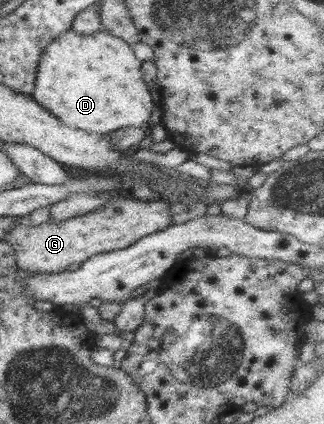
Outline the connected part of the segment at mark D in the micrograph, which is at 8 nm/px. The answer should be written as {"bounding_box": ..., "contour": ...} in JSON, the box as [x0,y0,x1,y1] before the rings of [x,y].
{"bounding_box":[30,30,156,135],"contour":[[[73,30],[65,31],[60,33],[57,37],[53,38],[53,41],[45,47],[42,51],[41,57],[39,58],[38,68],[36,71],[36,78],[34,81],[33,91],[30,96],[37,102],[39,107],[43,107],[45,111],[48,111],[53,117],[57,118],[63,125],[67,127],[75,127],[89,133],[97,135],[108,135],[116,129],[121,129],[123,127],[138,127],[144,131],[148,131],[151,127],[151,122],[149,121],[149,115],[151,115],[151,109],[153,105],[156,105],[151,101],[151,94],[149,94],[148,86],[143,81],[143,74],[141,71],[141,62],[133,56],[132,47],[130,47],[124,41],[121,41],[117,37],[109,35],[105,30],[100,30],[93,35],[79,35]]]}

